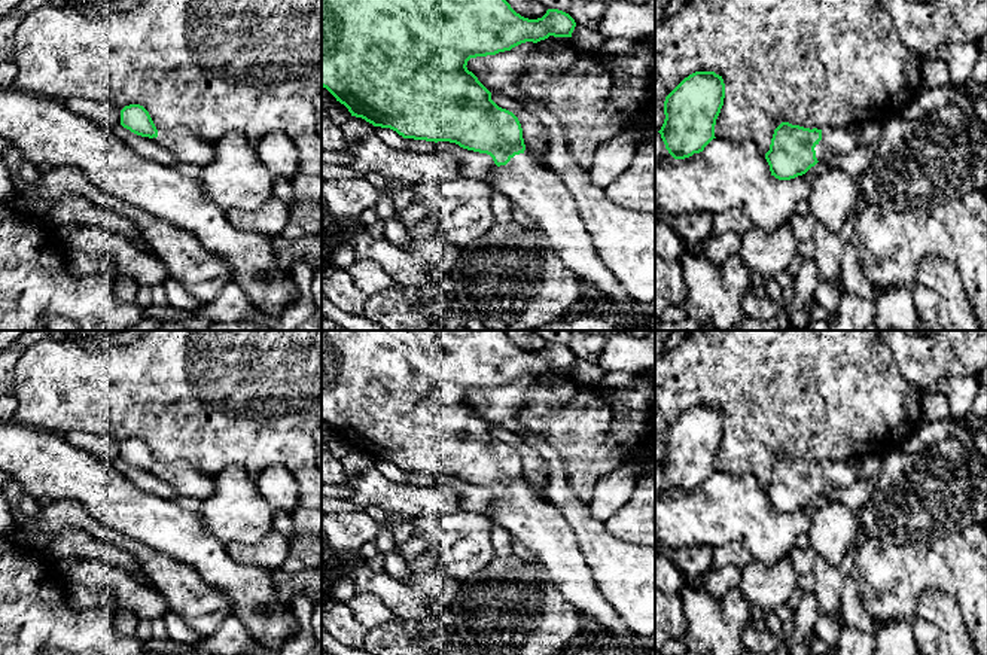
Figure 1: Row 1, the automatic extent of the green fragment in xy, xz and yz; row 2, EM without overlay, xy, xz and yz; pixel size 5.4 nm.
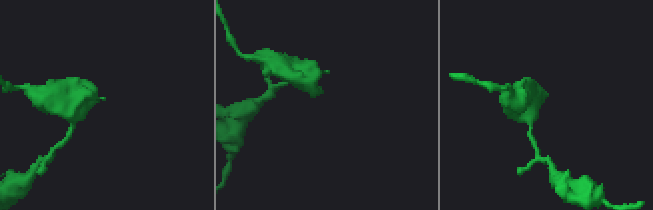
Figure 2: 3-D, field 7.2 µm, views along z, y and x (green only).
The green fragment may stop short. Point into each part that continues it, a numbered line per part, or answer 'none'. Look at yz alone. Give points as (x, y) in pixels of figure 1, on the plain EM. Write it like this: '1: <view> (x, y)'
1: yz (835, 475)

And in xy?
1: xy (189, 481)

